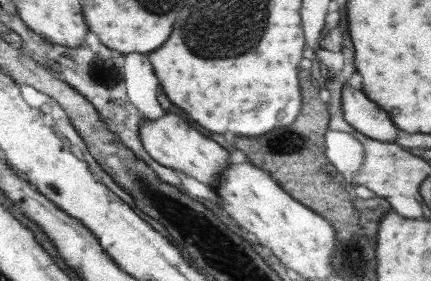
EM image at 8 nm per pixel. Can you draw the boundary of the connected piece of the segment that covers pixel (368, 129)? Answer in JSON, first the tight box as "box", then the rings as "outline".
{"box":[341,84,399,142],"outline":[[[344,84],[341,101],[346,122],[357,132],[380,142],[396,142],[399,128],[390,115],[370,100],[363,91],[352,88],[350,84]]]}

